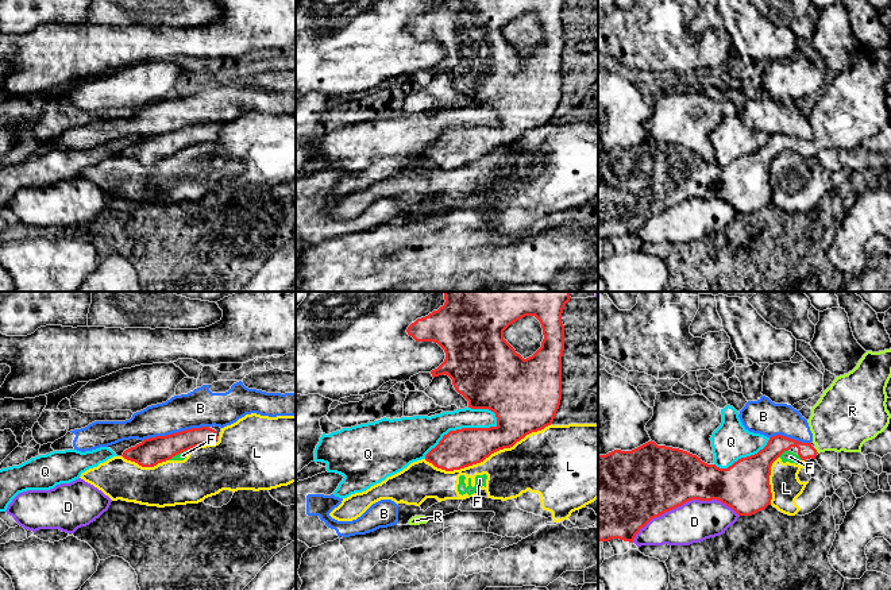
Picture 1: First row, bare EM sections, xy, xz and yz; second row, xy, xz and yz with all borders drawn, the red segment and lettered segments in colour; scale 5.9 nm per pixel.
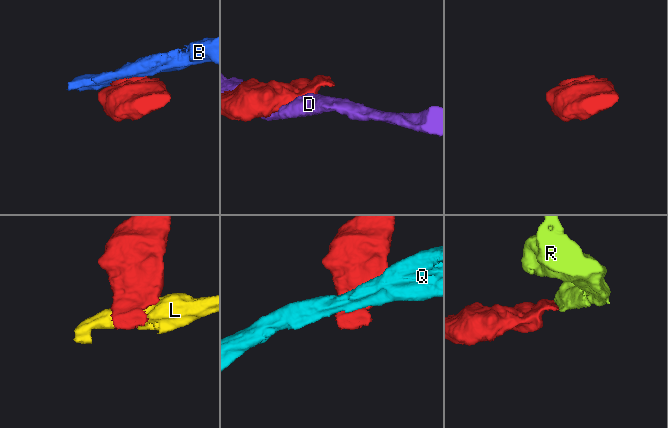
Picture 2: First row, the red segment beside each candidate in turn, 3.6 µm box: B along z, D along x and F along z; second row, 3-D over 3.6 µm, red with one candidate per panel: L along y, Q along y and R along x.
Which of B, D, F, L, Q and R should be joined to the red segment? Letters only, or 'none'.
R

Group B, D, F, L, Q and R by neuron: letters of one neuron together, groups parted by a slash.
B / D / F L / Q / R

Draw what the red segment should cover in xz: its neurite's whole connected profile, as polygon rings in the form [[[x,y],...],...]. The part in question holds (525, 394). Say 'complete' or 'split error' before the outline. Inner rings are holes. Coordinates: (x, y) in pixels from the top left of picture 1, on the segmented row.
complete; [[[444,292],[443,306],[408,327],[408,335],[416,342],[437,343],[446,352],[444,362],[431,371],[432,377],[448,375],[455,390],[468,401],[468,408],[489,409],[497,417],[495,427],[450,431],[425,455],[427,462],[446,471],[460,470],[481,463],[491,454],[510,448],[526,435],[552,424],[562,400],[562,356],[564,351],[562,313],[570,298],[570,292]],[[525,316],[535,316],[540,321],[544,335],[541,347],[526,359],[504,339],[504,331]]]

